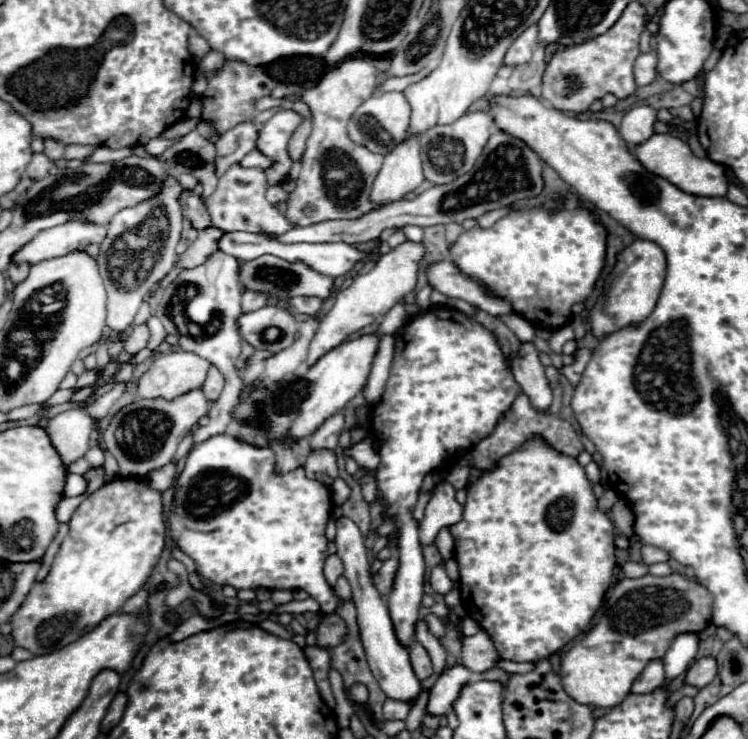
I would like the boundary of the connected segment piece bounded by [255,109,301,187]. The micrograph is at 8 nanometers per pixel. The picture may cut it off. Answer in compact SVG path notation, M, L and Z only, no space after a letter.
M277 111L267 123L261 125L257 137L257 149L273 161L271 167L265 169L267 185L279 185L287 179L293 159L289 155L289 139L297 125L301 123L301 115L295 111Z

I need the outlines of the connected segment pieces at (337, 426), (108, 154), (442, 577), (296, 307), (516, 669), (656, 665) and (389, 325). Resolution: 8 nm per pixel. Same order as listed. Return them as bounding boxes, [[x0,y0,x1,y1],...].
[[309,413,345,451],[85,147,131,163],[429,565,455,595],[287,297,321,317],[496,660,535,673],[631,661,665,695],[381,305,407,335]]

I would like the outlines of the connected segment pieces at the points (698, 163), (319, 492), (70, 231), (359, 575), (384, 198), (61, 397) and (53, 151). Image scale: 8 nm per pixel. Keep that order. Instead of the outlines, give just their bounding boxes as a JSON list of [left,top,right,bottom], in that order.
[[631,133,727,197],[171,435,337,613],[11,223,105,265],[335,517,421,701],[369,137,423,205],[45,389,73,407],[43,141,65,161]]

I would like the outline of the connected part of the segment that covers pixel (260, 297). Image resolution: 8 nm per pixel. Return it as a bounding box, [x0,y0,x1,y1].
[241,291,271,311]

